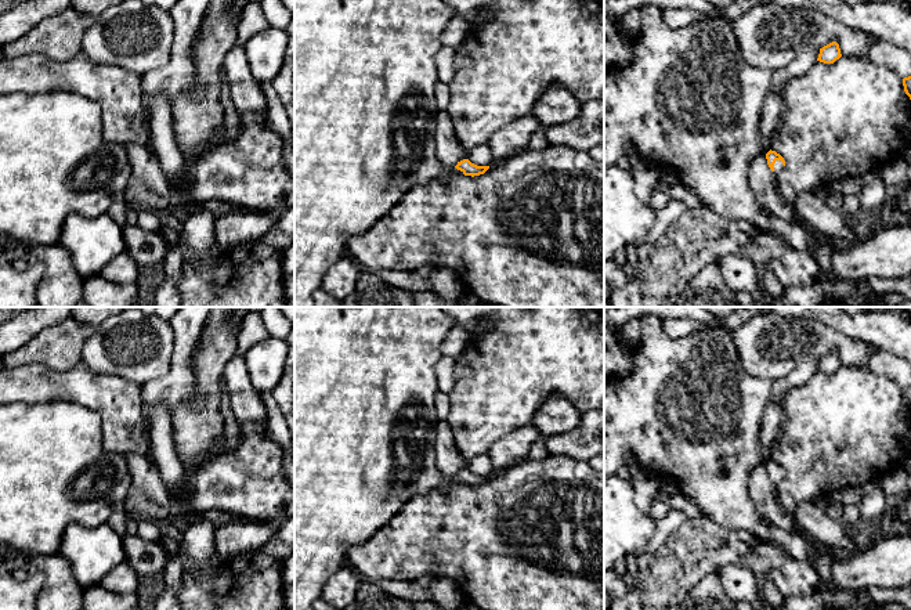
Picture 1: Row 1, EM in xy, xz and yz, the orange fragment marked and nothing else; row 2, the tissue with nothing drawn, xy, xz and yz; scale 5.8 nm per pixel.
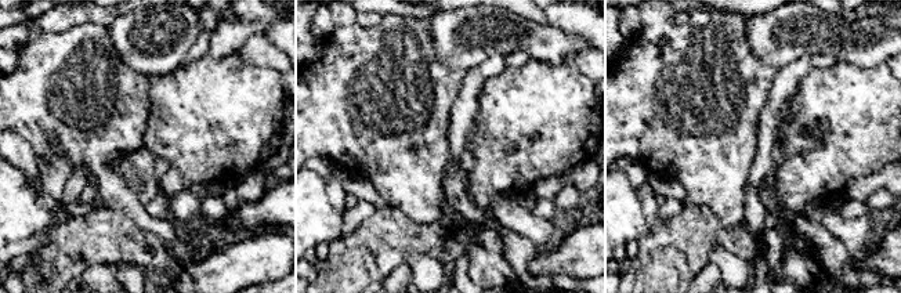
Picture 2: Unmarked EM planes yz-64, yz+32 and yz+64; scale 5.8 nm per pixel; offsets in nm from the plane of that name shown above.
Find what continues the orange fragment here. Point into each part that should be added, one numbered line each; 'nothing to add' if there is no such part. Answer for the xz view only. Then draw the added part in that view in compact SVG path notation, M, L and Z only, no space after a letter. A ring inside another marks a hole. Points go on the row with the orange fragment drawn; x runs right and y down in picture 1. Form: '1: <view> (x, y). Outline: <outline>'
1: xz (365, 115). Outline: M294 0L294 307L315 307L315 292L322 289L322 281L330 267L346 256L346 248L351 238L368 232L372 225L380 220L400 199L417 184L426 184L433 180L445 180L455 173L463 174L456 167L445 167L435 155L435 129L438 107L434 89L438 82L435 54L441 50L441 37L449 21L458 12L444 0Z

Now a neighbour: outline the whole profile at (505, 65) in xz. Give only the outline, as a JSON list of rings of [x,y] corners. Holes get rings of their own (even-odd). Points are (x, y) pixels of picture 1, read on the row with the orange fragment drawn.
[[[444,0],[456,12],[478,12],[485,8],[492,14],[487,22],[476,22],[464,40],[455,47],[455,77],[449,82],[451,100],[447,112],[453,123],[460,145],[470,152],[473,148],[488,144],[489,137],[506,124],[532,115],[535,102],[550,89],[558,87],[571,93],[581,104],[590,101],[604,102],[604,4],[599,0]]]

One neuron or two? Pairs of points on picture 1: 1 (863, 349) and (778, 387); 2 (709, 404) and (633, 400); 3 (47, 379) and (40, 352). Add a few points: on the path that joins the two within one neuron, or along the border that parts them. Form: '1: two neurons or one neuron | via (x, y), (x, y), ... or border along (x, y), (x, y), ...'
1: two neurons | border along (819, 358), (806, 358), (787, 375)
2: one neuron | via (690, 404), (653, 404)
3: two neurons | border along (76, 363), (64, 371), (38, 363), (14, 368)

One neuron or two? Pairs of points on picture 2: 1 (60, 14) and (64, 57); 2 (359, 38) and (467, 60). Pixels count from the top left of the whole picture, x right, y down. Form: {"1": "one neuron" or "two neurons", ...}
{"1": "two neurons", "2": "two neurons"}

